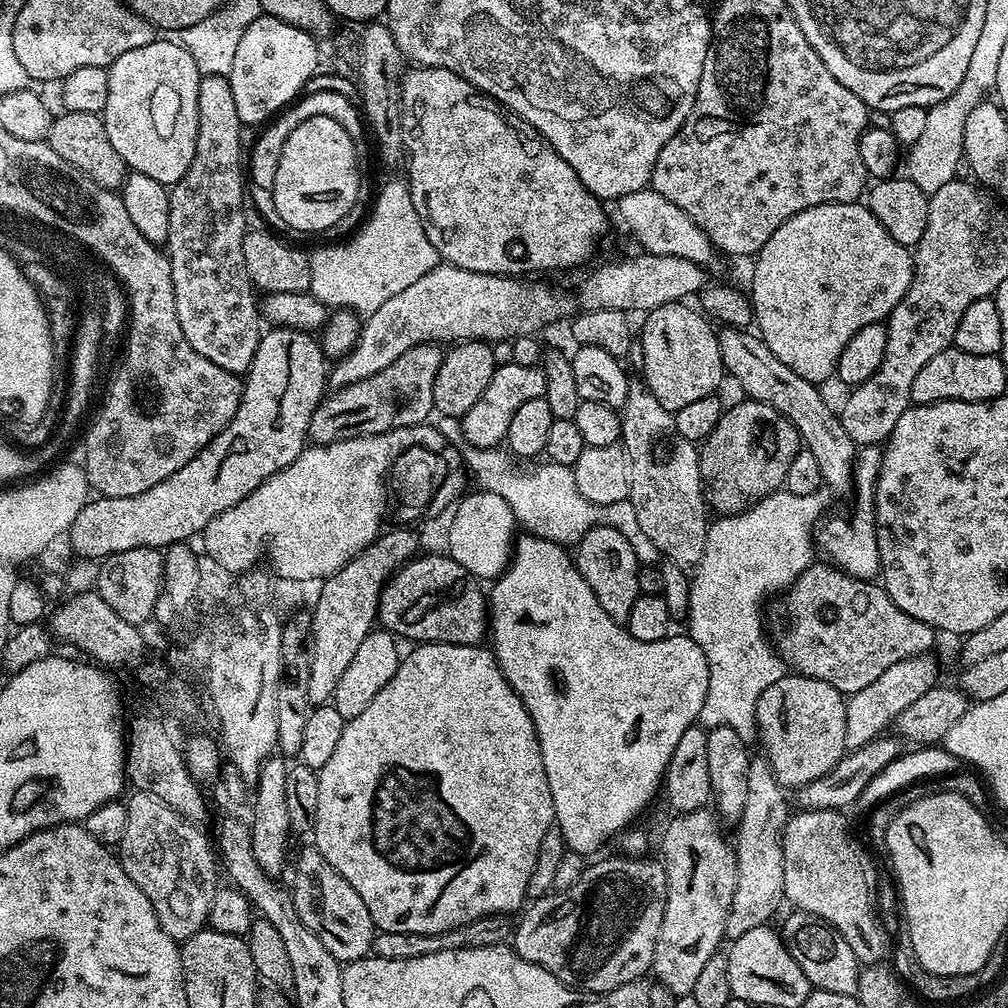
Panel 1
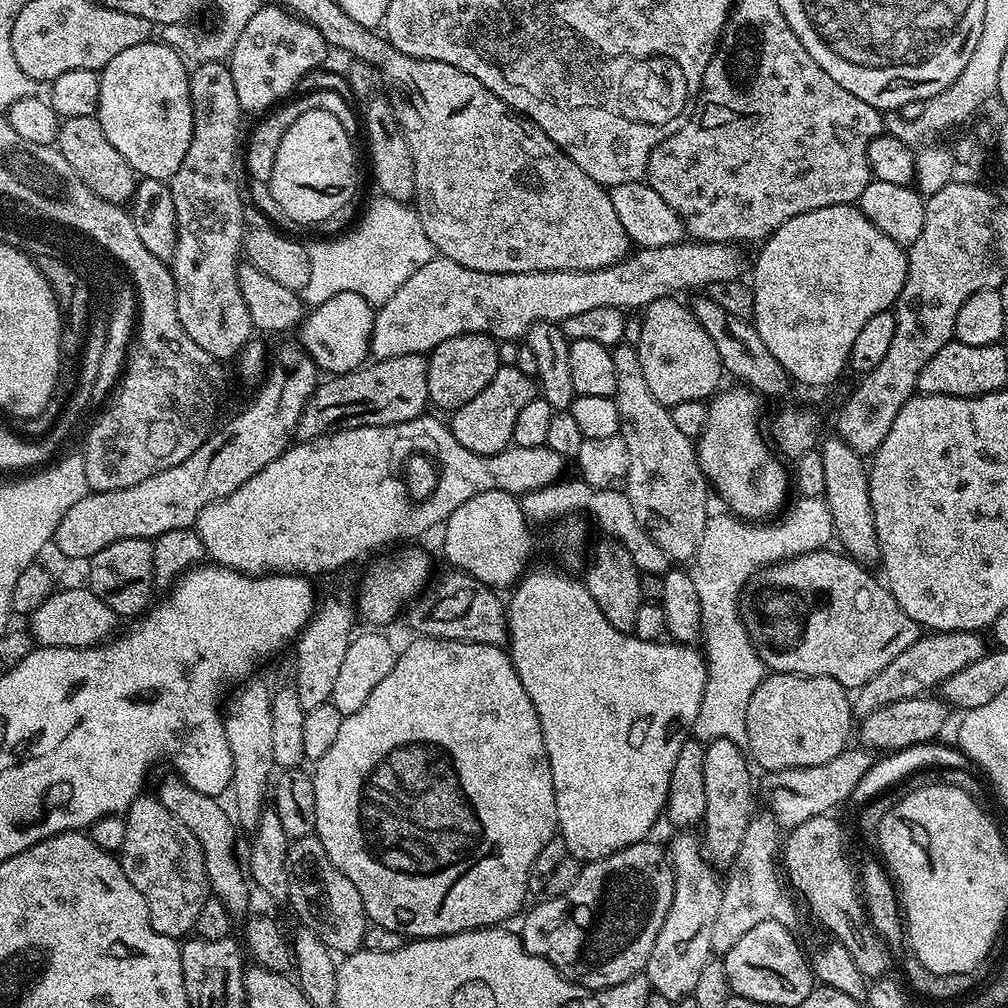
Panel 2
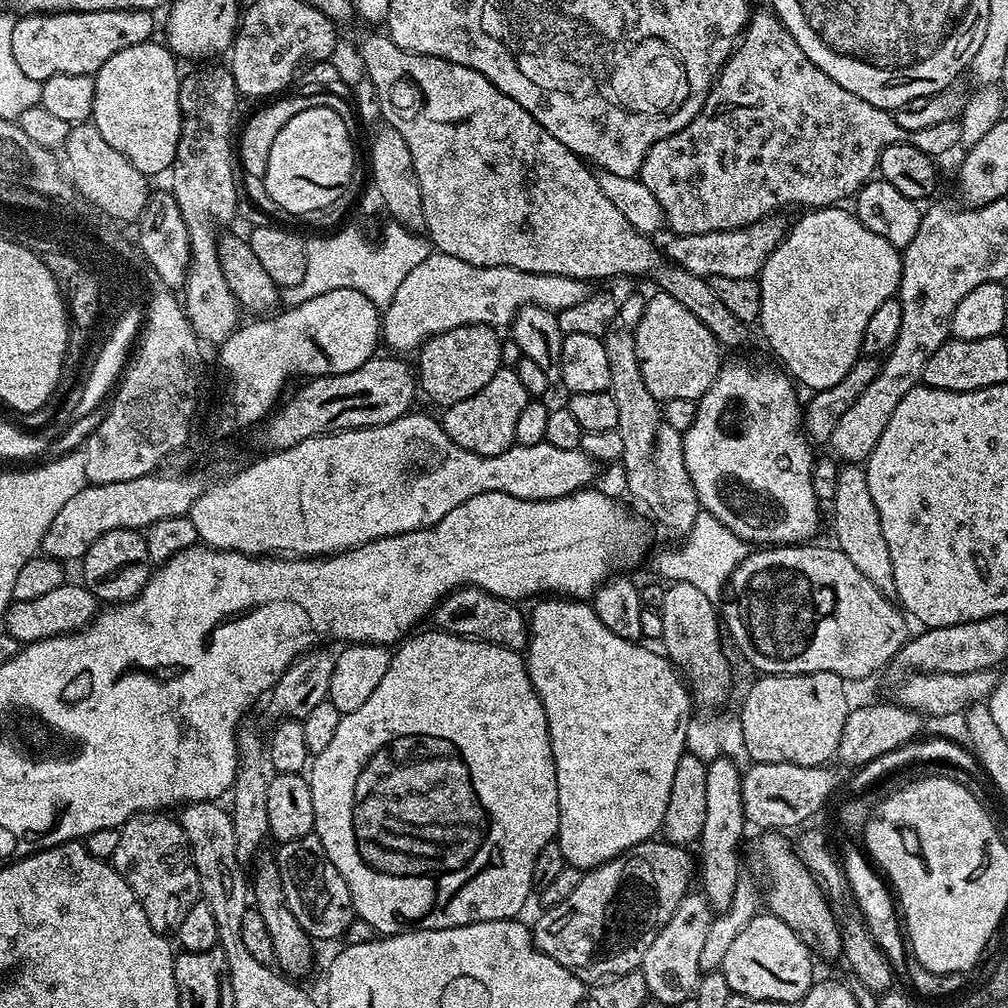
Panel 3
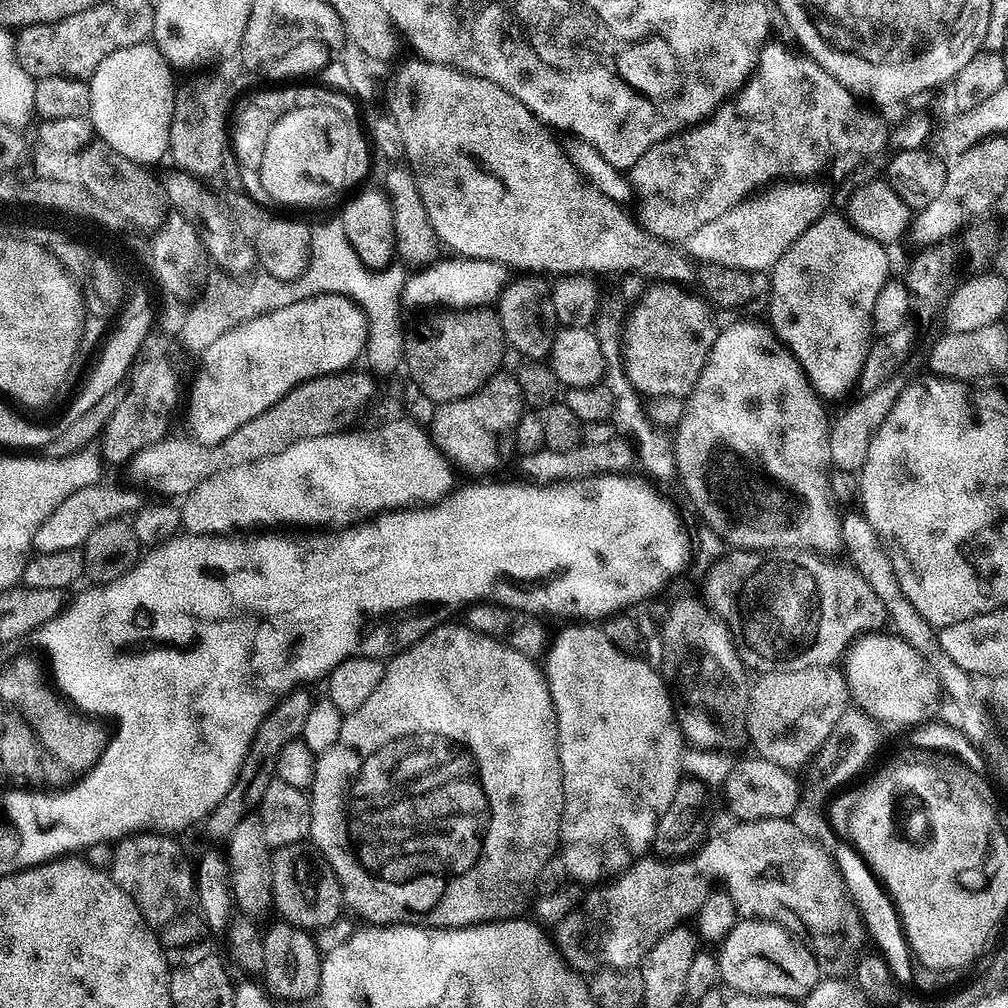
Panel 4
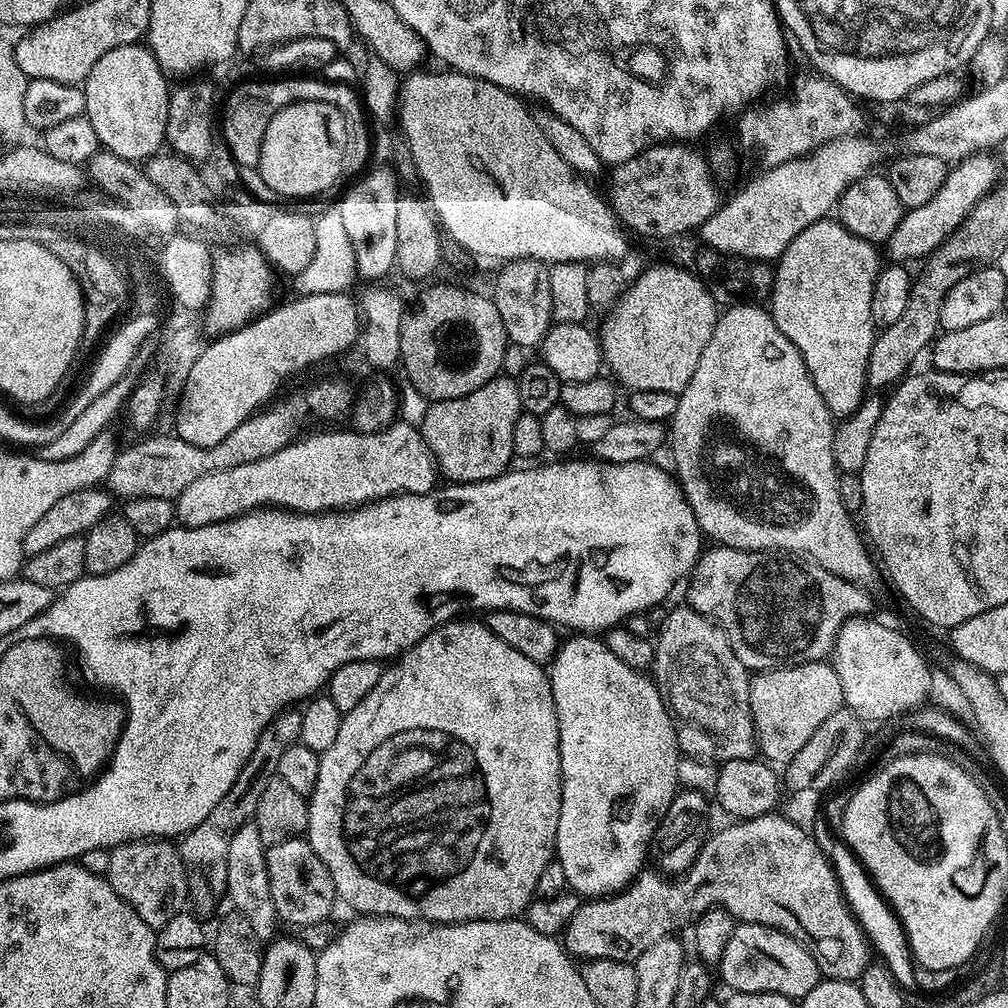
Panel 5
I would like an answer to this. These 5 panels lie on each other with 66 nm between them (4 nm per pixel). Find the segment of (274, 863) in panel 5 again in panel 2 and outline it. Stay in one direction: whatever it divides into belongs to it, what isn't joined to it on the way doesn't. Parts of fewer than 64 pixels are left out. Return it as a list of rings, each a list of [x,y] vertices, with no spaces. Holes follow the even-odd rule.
[[[315,834],[303,836],[288,845],[288,877],[290,890],[287,903],[292,904],[299,923],[313,932],[333,953],[351,954],[364,947],[364,932],[370,927],[370,921],[362,894],[330,862],[322,842]]]

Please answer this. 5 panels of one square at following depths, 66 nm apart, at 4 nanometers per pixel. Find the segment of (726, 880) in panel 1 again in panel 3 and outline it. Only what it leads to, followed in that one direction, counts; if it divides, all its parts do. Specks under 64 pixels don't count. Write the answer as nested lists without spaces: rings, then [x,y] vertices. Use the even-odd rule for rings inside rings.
[[[692,890],[682,898],[678,910],[666,922],[666,926],[654,938],[650,950],[642,958],[638,971],[646,978],[649,997],[666,1006],[675,1006],[678,1002],[693,999],[700,985],[702,969],[702,946],[706,943],[706,934],[710,931],[714,919],[714,909],[703,891]]]

